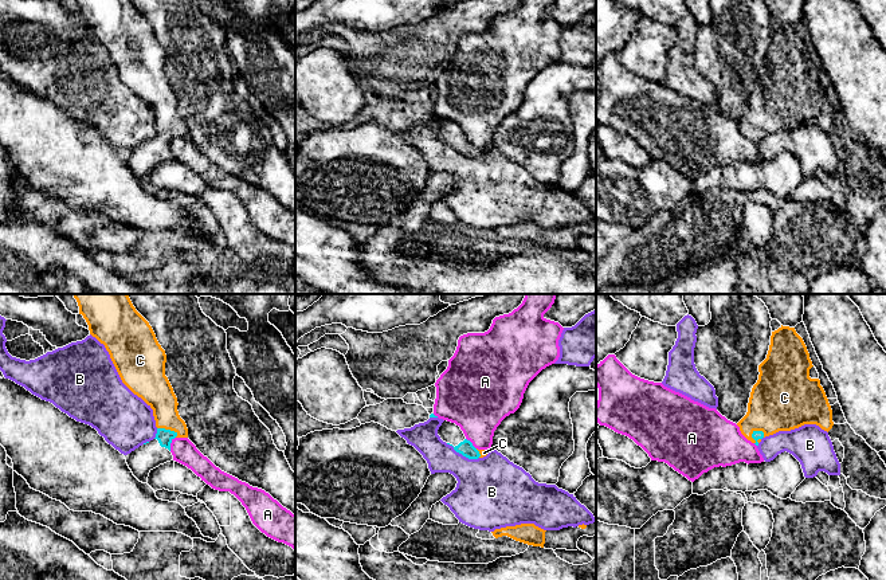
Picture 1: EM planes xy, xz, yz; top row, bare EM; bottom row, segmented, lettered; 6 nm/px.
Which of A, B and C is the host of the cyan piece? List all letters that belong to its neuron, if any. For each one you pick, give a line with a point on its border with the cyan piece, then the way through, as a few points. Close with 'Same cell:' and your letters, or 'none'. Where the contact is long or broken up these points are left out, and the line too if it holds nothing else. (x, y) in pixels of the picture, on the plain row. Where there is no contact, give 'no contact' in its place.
C: meets cyan in yz at (752, 133); runs through yz (756, 134), (752, 133), (753, 126), (779, 101)
Same cell: C

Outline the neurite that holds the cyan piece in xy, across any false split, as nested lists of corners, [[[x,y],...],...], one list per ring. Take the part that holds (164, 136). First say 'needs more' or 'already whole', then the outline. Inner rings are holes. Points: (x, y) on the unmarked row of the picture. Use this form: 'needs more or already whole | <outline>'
needs more | [[[77,0],[79,13],[89,24],[90,34],[105,44],[122,82],[152,109],[157,133],[150,141],[144,142],[125,154],[133,175],[142,183],[148,183],[149,172],[173,160],[170,142],[175,137],[188,137],[185,121],[177,110],[177,97],[165,75],[165,50],[158,43],[149,21],[136,9],[132,0]]]

